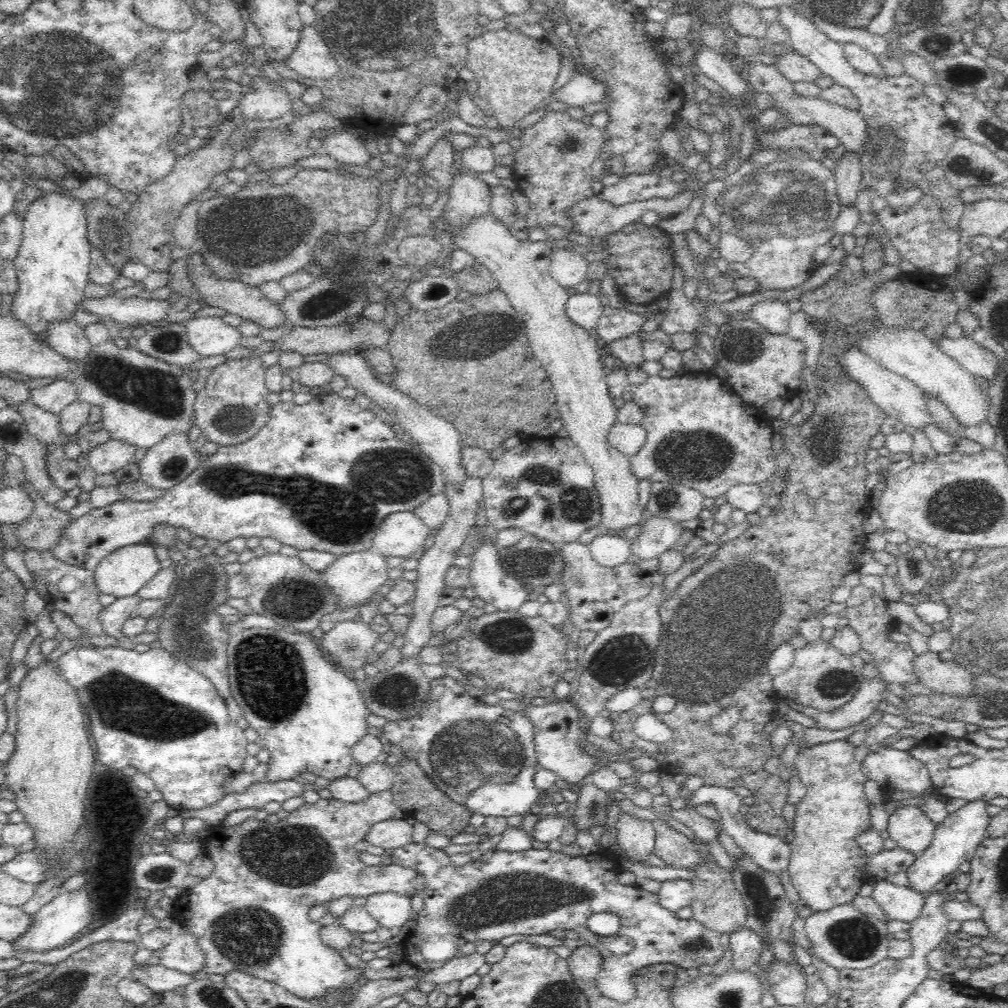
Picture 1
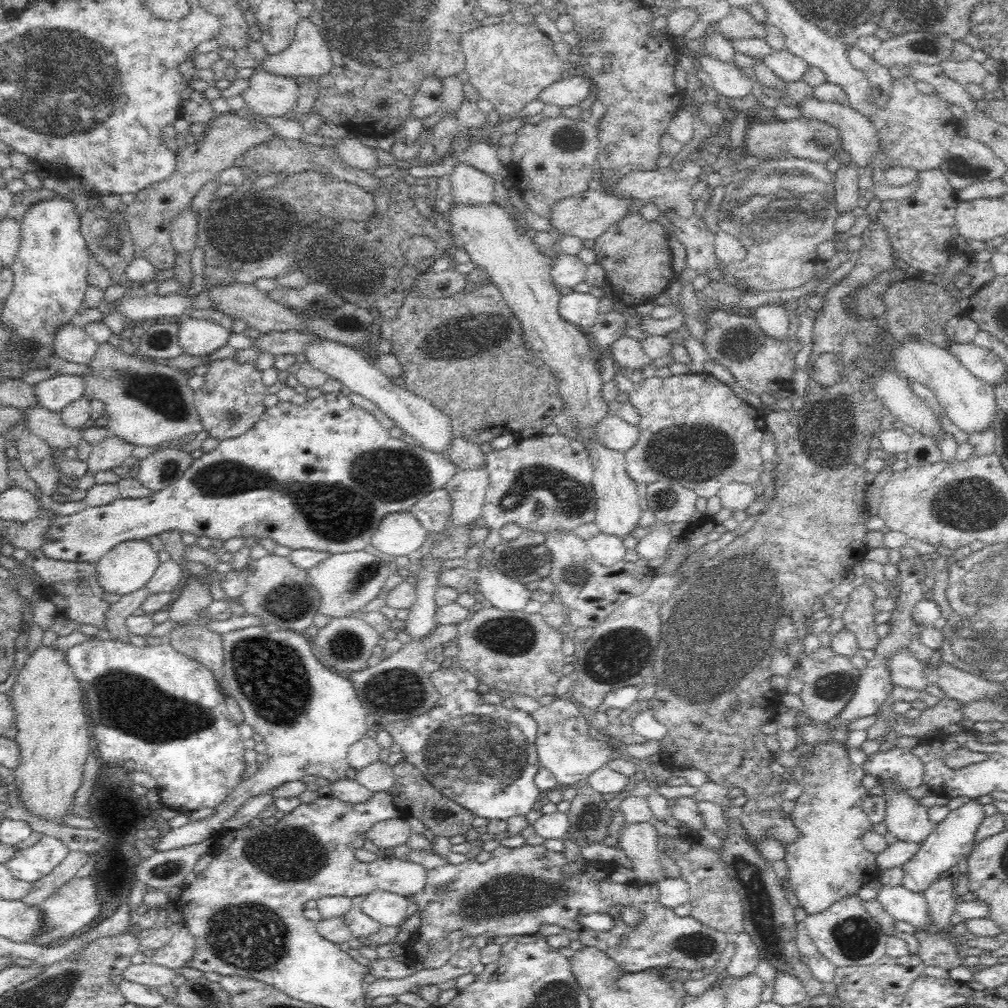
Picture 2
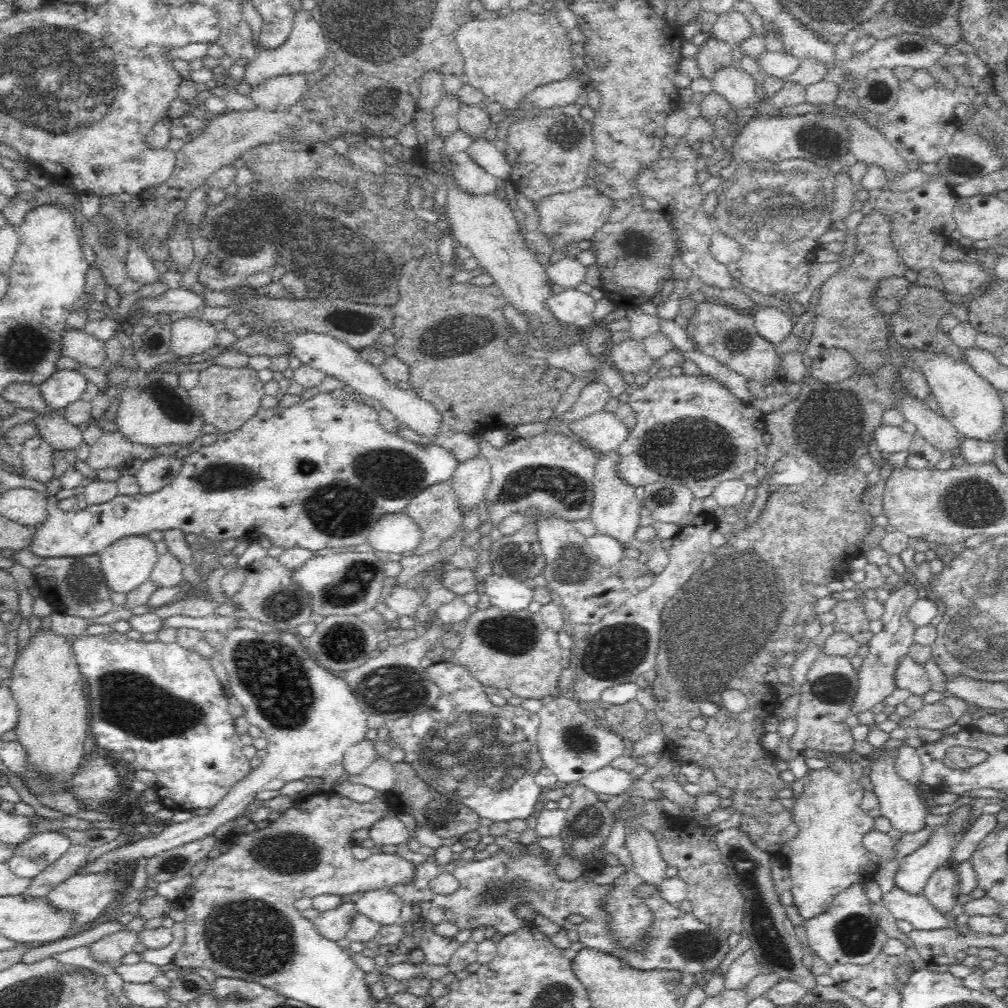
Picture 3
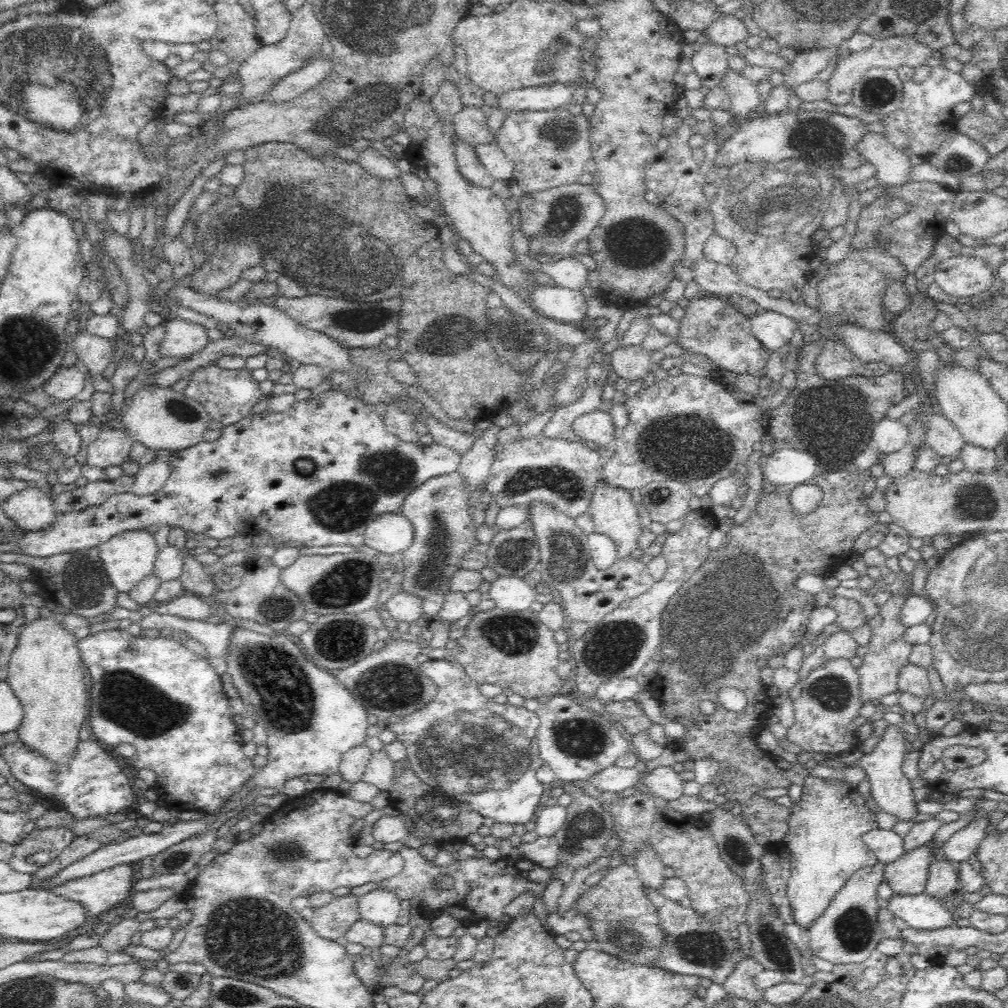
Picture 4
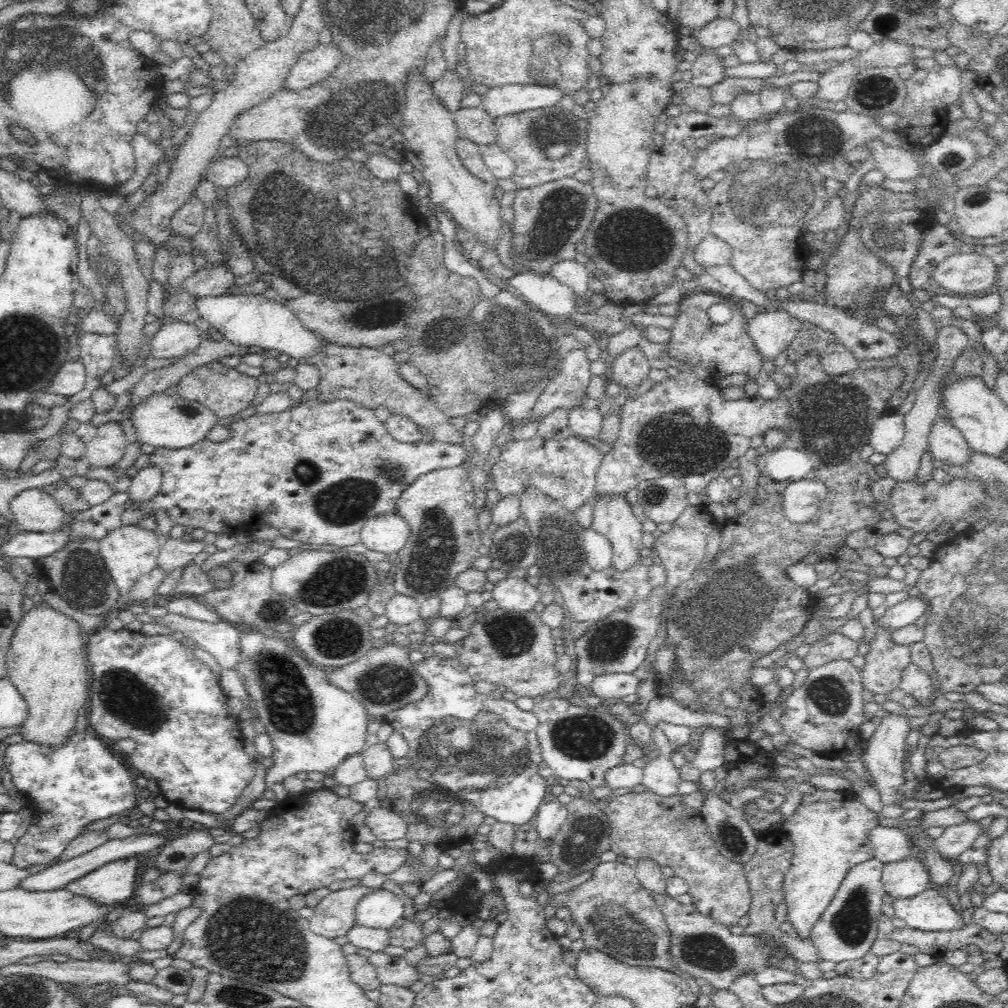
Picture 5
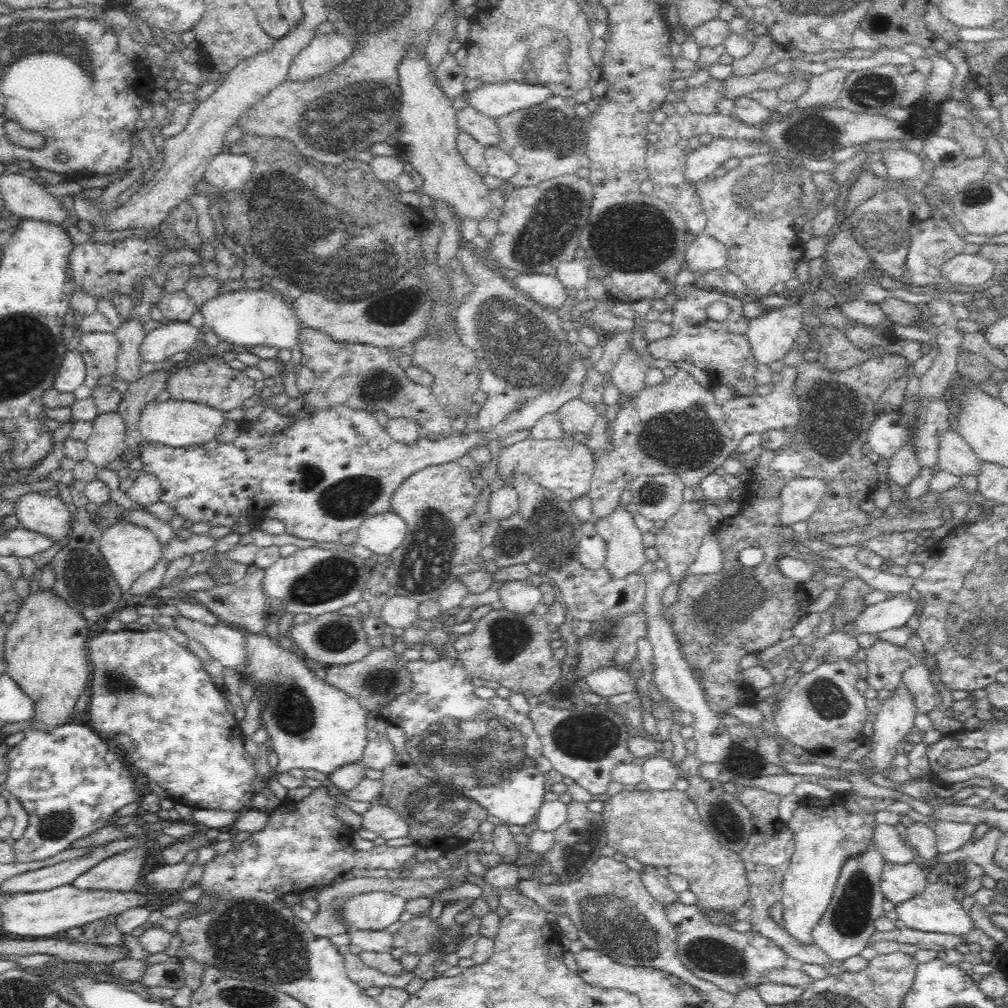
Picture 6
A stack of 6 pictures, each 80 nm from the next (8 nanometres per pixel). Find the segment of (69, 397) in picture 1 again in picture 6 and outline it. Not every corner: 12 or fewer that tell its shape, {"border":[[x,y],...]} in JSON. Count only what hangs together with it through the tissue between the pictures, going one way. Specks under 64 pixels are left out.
{"border":[[66,352],[53,389],[73,394],[85,382],[85,362]]}

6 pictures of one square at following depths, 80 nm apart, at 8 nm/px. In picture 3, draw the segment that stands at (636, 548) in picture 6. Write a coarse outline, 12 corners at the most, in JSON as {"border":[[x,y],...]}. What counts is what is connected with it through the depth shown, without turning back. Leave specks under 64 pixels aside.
{"border":[[617,451],[598,456],[590,519],[626,548],[643,503],[618,473]]}

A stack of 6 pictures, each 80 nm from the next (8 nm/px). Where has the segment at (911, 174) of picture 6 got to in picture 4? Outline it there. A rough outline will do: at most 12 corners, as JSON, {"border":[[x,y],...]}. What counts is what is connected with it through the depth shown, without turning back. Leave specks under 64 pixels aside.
{"border":[[882,133],[854,149],[877,170],[876,187],[906,182],[912,163]]}

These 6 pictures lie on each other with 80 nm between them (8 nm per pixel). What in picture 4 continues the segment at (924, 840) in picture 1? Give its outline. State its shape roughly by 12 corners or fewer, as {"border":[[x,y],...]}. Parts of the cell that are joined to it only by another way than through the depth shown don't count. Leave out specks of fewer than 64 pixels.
{"border":[[890,725],[866,770],[871,796],[896,822],[919,813],[900,766],[907,750],[900,726]]}

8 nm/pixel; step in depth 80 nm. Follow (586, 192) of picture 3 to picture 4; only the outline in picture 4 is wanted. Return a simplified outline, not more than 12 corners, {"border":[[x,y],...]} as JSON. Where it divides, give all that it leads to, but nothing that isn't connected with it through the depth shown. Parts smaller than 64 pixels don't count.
{"border":[[591,184],[556,187],[518,205],[527,254],[575,255],[607,210]]}

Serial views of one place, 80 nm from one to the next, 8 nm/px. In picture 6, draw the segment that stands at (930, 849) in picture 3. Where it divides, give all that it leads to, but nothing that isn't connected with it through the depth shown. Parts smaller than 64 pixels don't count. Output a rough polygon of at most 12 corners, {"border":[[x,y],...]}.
{"border":[[916,862],[886,863],[886,900],[901,904],[922,893],[931,878]]}

